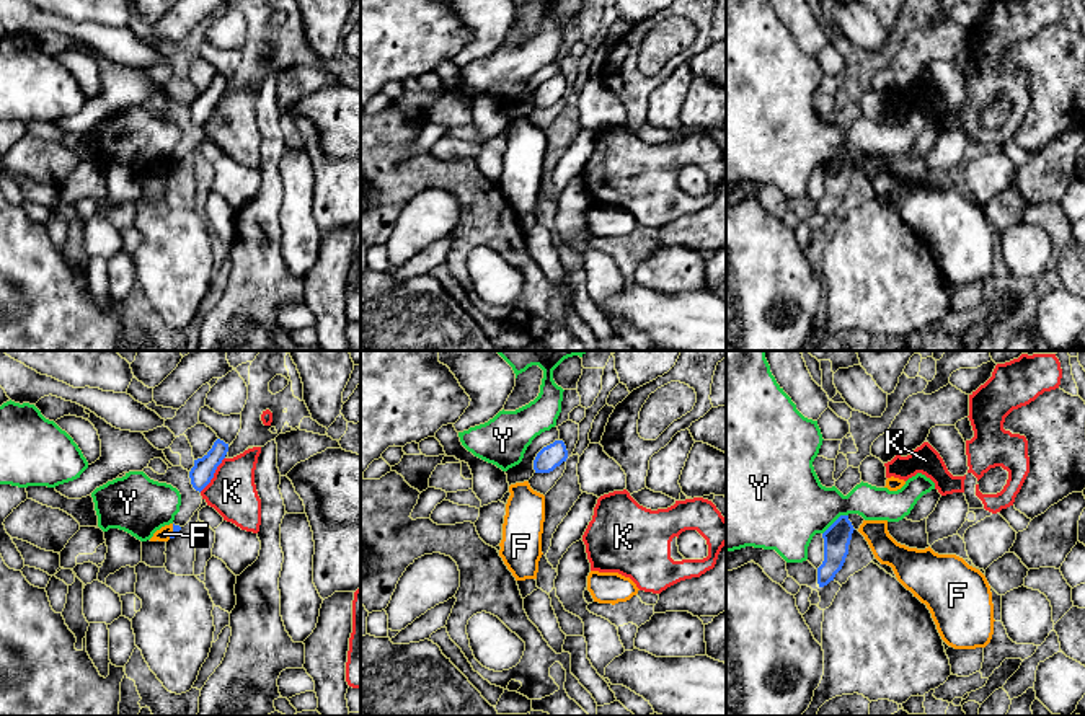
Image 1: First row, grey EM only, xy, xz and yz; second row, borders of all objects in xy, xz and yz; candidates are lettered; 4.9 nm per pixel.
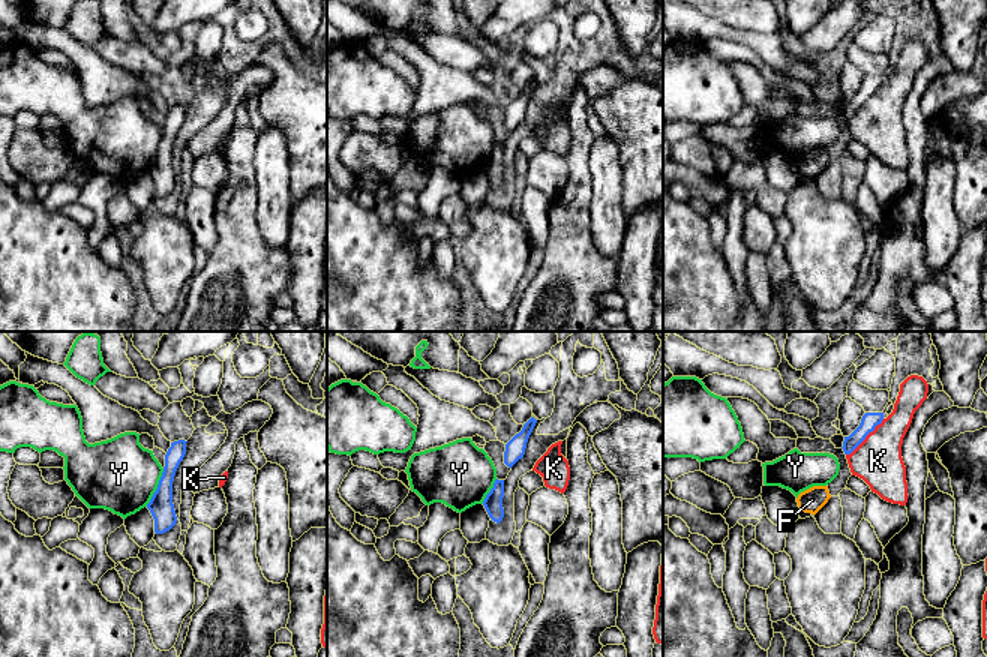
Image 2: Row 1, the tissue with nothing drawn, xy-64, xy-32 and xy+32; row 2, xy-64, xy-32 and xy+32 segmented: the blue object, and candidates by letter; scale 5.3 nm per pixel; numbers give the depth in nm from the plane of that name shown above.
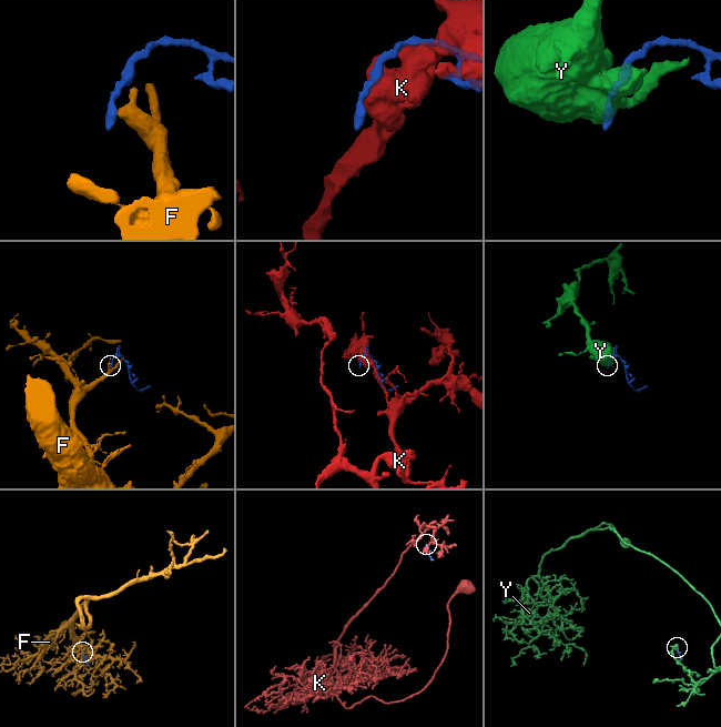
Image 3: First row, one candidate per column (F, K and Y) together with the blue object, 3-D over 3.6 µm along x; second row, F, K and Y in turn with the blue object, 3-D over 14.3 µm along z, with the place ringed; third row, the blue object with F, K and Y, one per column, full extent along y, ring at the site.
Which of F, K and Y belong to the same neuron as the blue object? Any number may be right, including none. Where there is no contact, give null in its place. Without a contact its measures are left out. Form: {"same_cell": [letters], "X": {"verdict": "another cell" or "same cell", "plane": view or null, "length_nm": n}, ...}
{"same_cell": [], "F": {"verdict": "another cell", "plane": "xy", "length_nm": 80}, "K": {"verdict": "another cell", "plane": "xy", "length_nm": 220}, "Y": {"verdict": "another cell", "plane": "yz", "length_nm": 160}}

